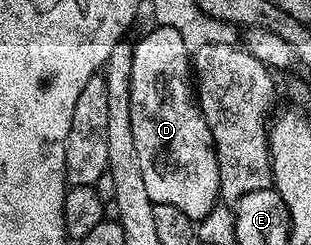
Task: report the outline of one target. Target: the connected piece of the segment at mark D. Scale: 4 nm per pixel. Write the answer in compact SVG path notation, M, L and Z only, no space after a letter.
M162 26L152 27L152 32L147 32L139 41L133 44L133 74L131 75L131 85L129 86L129 118L133 124L133 143L137 145L137 154L141 157L141 174L145 178L145 190L149 194L149 198L157 204L165 206L177 206L177 210L181 210L181 214L185 214L192 222L198 222L205 218L205 214L209 214L209 210L213 210L213 206L220 203L219 195L219 171L217 170L217 154L215 153L215 143L213 142L213 134L209 130L209 126L205 122L203 112L197 103L197 92L193 87L193 60L187 51L181 34L177 34L177 30L169 30Z

